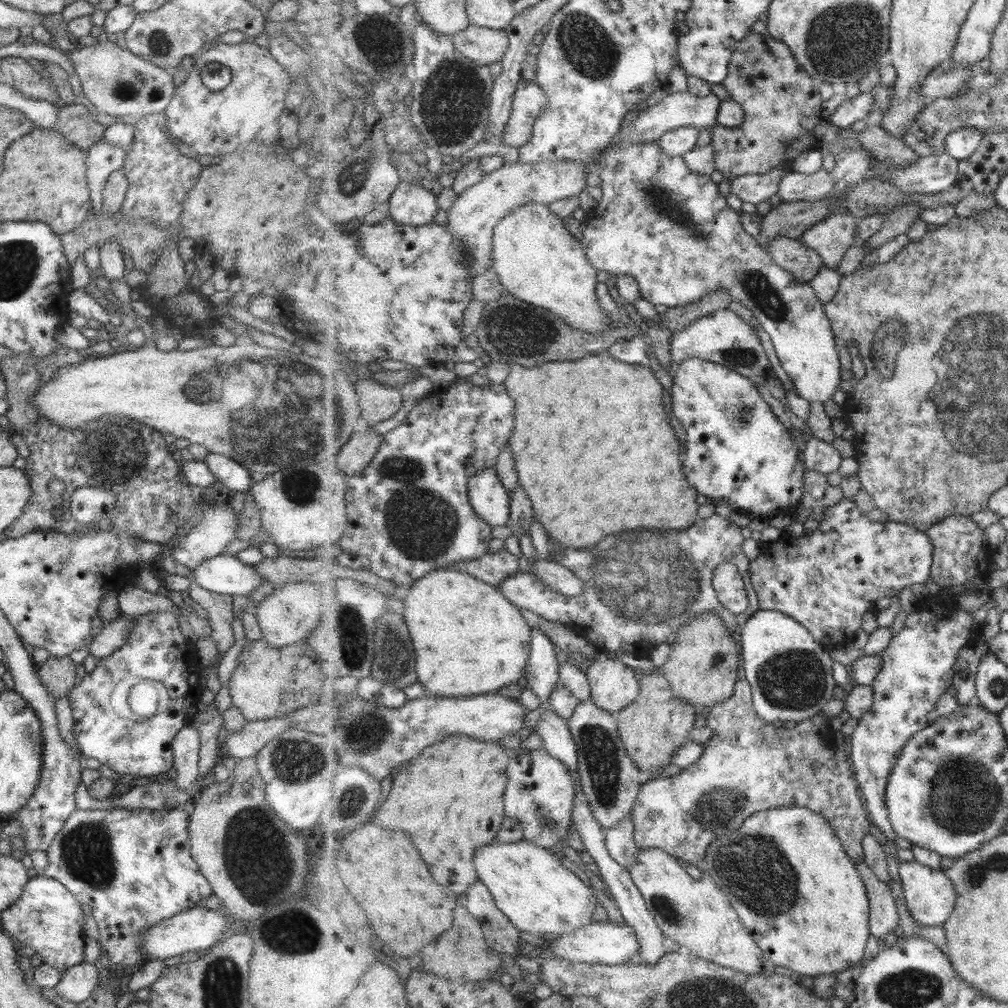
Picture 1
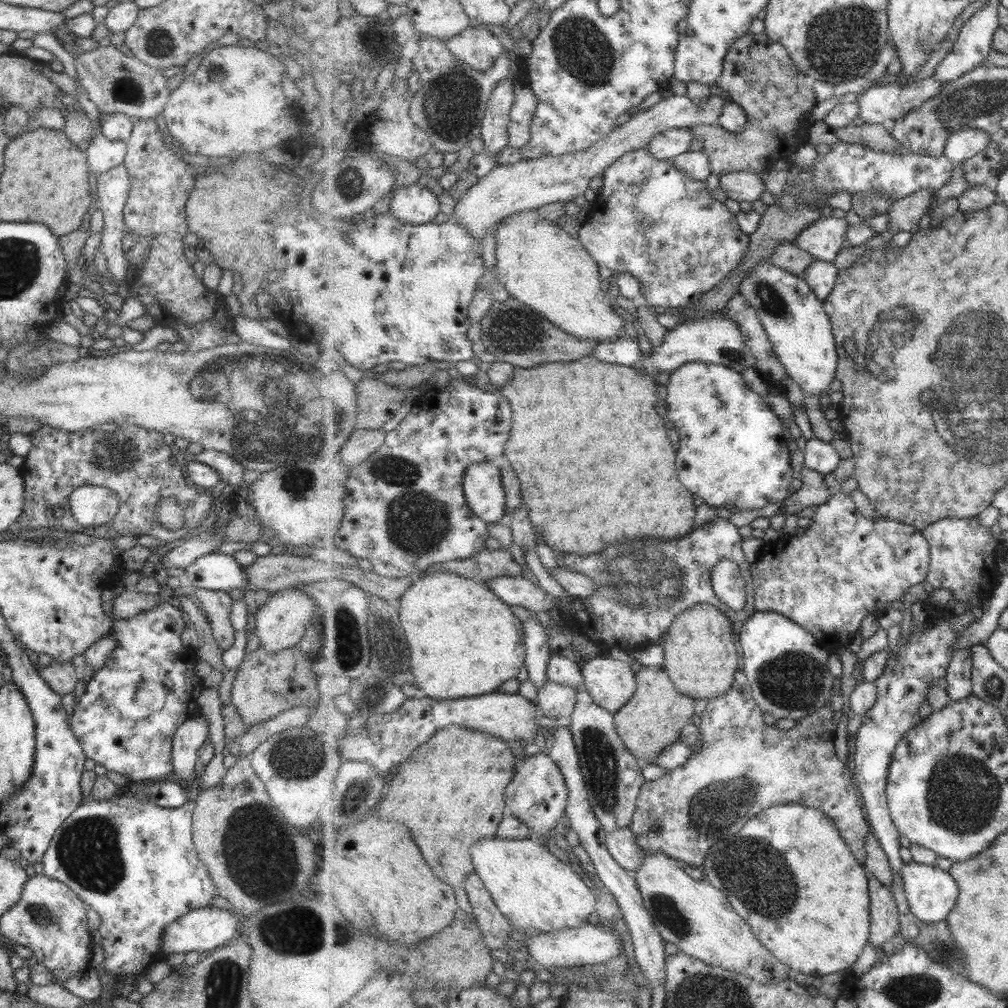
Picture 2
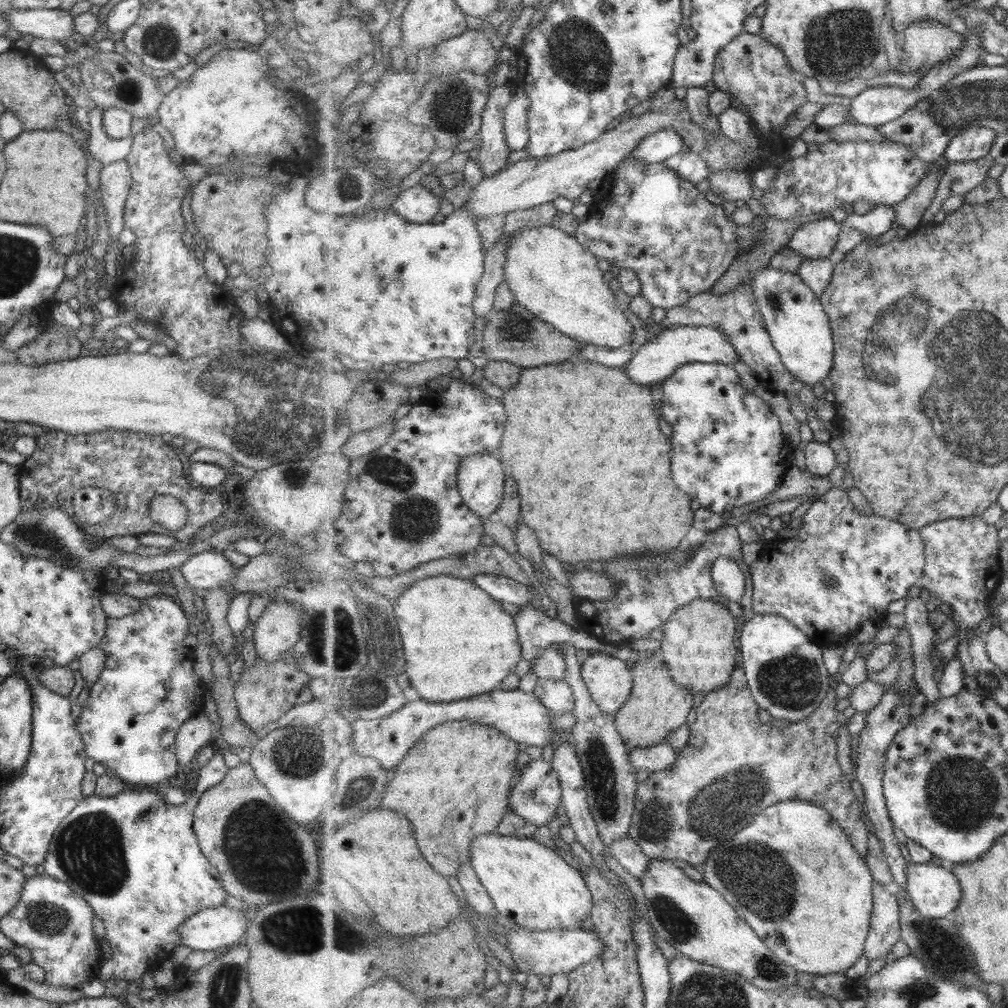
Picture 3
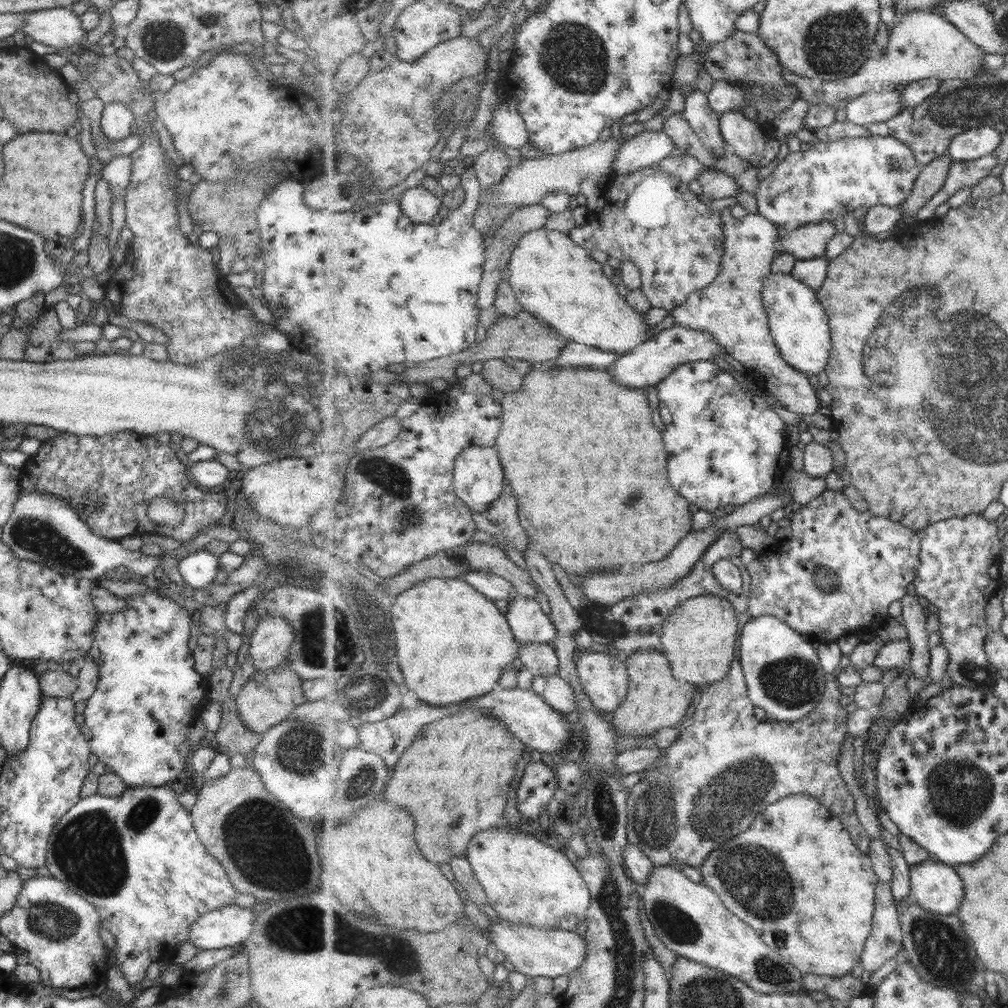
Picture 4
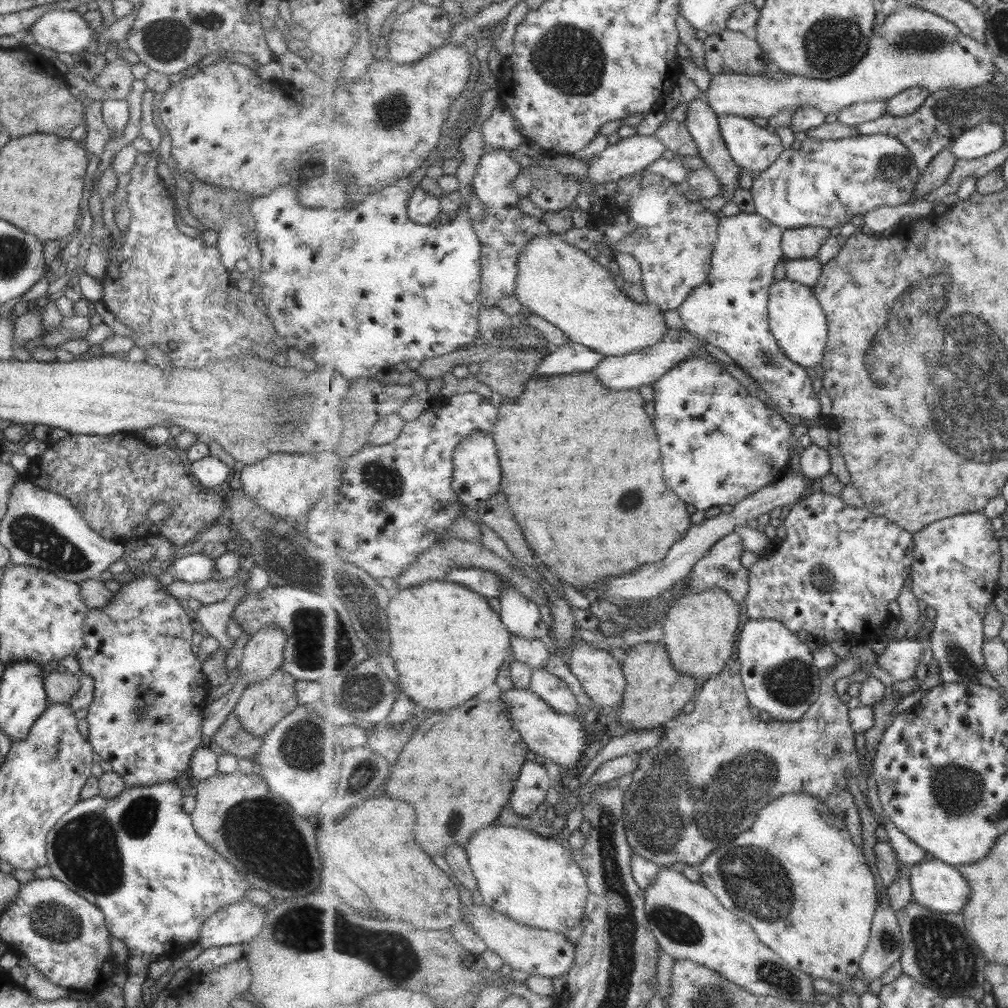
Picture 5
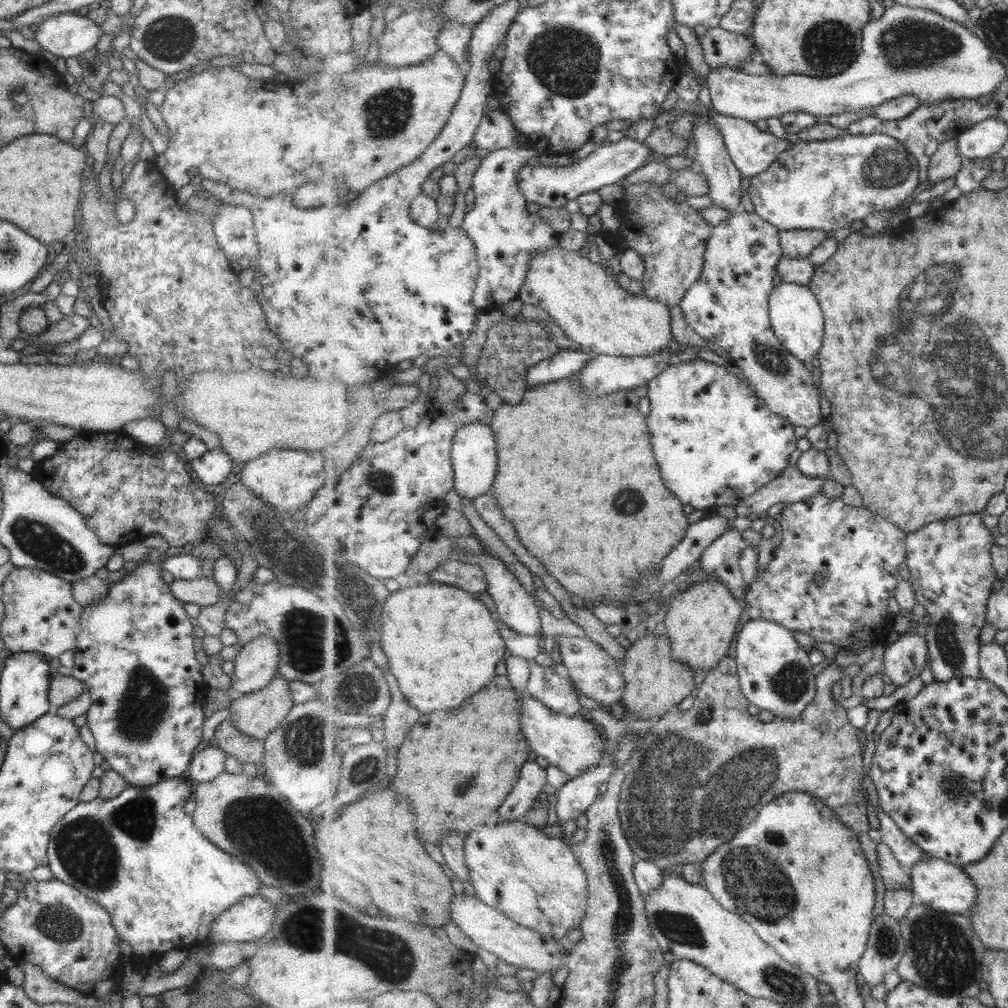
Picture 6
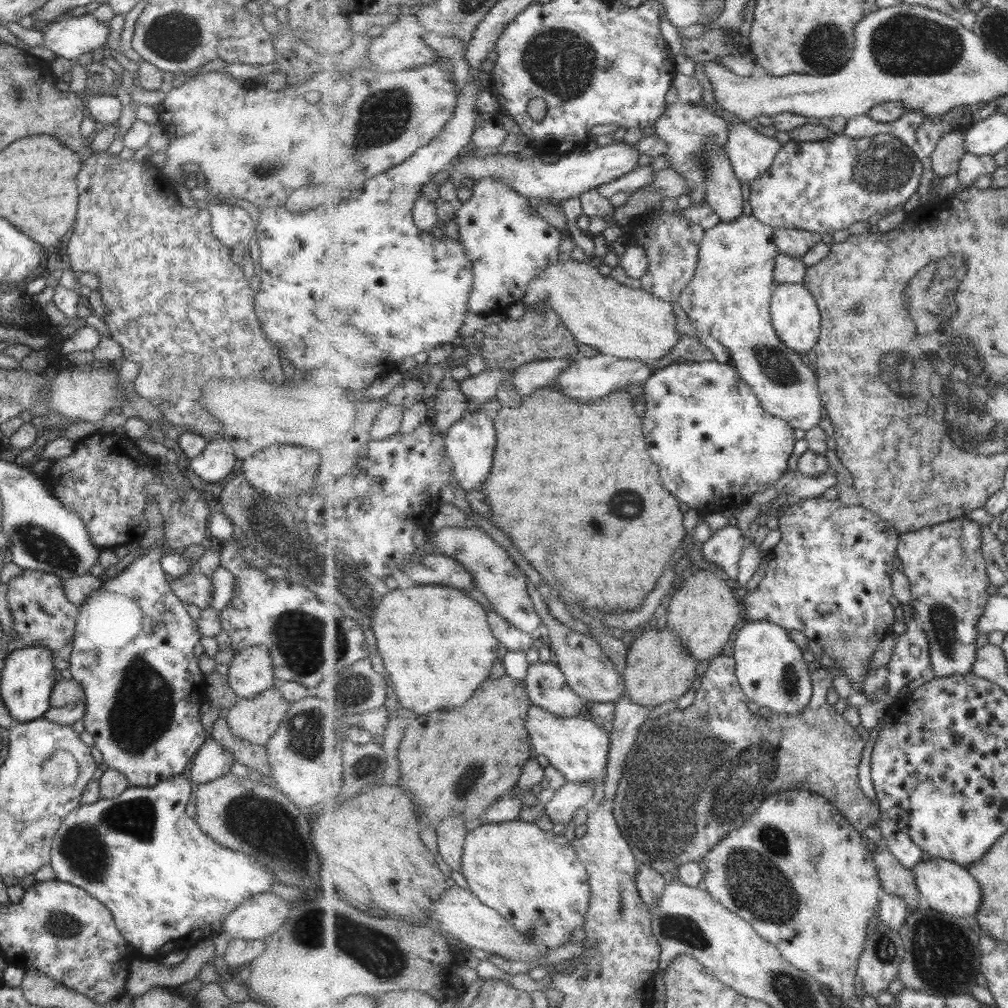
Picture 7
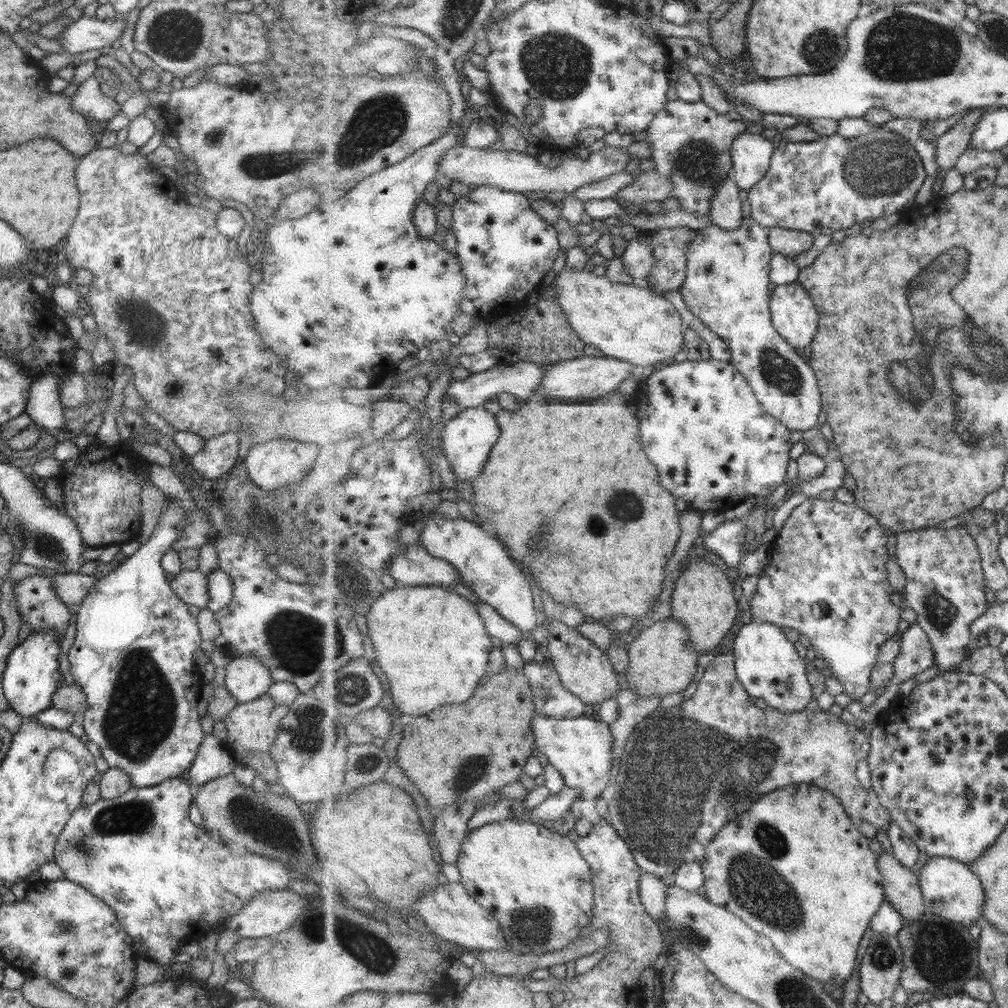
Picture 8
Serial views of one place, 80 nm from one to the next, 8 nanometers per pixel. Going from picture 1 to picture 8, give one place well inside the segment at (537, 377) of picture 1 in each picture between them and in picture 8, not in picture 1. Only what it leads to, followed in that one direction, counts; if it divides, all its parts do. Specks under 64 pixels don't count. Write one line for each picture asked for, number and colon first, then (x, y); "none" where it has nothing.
2: (587, 435)
3: (585, 431)
4: (581, 452)
5: (591, 499)
6: (572, 464)
7: (579, 474)
8: (566, 480)

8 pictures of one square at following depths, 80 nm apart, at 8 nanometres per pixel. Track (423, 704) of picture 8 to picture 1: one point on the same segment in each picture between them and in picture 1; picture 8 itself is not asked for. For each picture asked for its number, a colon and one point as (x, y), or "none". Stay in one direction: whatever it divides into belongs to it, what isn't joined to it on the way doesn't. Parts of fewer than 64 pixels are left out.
1: (470, 638)
2: (465, 640)
3: (459, 642)
4: (454, 644)
5: (449, 645)
6: (443, 644)
7: (437, 643)

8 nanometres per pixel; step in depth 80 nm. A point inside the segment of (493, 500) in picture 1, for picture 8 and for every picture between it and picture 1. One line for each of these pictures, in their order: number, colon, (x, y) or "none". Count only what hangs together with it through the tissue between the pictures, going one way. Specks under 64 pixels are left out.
2: (483, 484)
3: (481, 481)
4: (479, 479)
5: (477, 470)
6: (475, 449)
7: (471, 443)
8: (467, 441)

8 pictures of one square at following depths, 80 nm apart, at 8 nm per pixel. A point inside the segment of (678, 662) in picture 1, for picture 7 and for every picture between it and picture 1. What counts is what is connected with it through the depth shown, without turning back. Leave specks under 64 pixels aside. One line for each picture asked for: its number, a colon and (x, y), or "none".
2: (701, 658)
3: (697, 644)
4: (699, 637)
5: (700, 630)
6: (701, 622)
7: (703, 612)

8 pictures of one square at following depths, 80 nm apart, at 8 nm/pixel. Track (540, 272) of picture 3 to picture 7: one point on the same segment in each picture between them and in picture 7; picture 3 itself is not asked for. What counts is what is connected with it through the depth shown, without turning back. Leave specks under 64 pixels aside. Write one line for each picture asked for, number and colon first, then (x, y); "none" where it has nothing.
4: (553, 278)
5: (562, 284)
6: (592, 309)
7: (630, 323)

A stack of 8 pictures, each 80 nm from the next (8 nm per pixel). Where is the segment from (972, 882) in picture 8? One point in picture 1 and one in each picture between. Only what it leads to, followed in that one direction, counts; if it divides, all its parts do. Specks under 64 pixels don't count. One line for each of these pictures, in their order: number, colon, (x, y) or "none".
1: (931, 897)
2: (933, 894)
3: (935, 890)
4: (937, 887)
5: (941, 887)
6: (946, 887)
7: (948, 887)

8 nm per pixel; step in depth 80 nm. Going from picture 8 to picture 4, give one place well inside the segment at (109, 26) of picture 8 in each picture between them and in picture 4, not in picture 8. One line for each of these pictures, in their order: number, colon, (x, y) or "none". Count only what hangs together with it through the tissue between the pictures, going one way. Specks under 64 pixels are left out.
4: (60, 28)
5: (66, 31)
6: (67, 35)
7: (69, 37)

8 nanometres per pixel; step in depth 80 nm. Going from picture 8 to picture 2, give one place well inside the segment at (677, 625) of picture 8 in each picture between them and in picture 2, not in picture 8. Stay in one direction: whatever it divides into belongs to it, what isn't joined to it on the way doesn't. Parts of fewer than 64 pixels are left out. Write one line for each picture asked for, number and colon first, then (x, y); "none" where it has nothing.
2: (654, 718)
3: (658, 705)
4: (657, 699)
5: (656, 693)
6: (656, 681)
7: (659, 669)

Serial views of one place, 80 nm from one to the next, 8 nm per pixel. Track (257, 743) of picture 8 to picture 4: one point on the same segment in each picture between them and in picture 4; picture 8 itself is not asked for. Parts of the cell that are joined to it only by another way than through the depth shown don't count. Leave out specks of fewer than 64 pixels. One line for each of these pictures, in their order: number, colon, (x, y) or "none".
4: (266, 698)
5: (262, 704)
6: (255, 714)
7: (254, 720)

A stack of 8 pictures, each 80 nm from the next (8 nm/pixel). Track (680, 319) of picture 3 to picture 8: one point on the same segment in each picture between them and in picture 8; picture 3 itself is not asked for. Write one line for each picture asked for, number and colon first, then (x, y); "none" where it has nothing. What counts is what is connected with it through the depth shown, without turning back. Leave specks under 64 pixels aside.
4: (731, 309)
5: (730, 311)
6: (729, 306)
7: (730, 298)
8: (729, 274)

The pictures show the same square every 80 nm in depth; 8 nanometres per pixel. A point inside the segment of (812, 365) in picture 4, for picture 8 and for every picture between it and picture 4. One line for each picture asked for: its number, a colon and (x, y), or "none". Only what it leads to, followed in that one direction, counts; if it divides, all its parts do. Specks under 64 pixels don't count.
5: (797, 319)
6: (796, 315)
7: (797, 318)
8: (795, 316)

